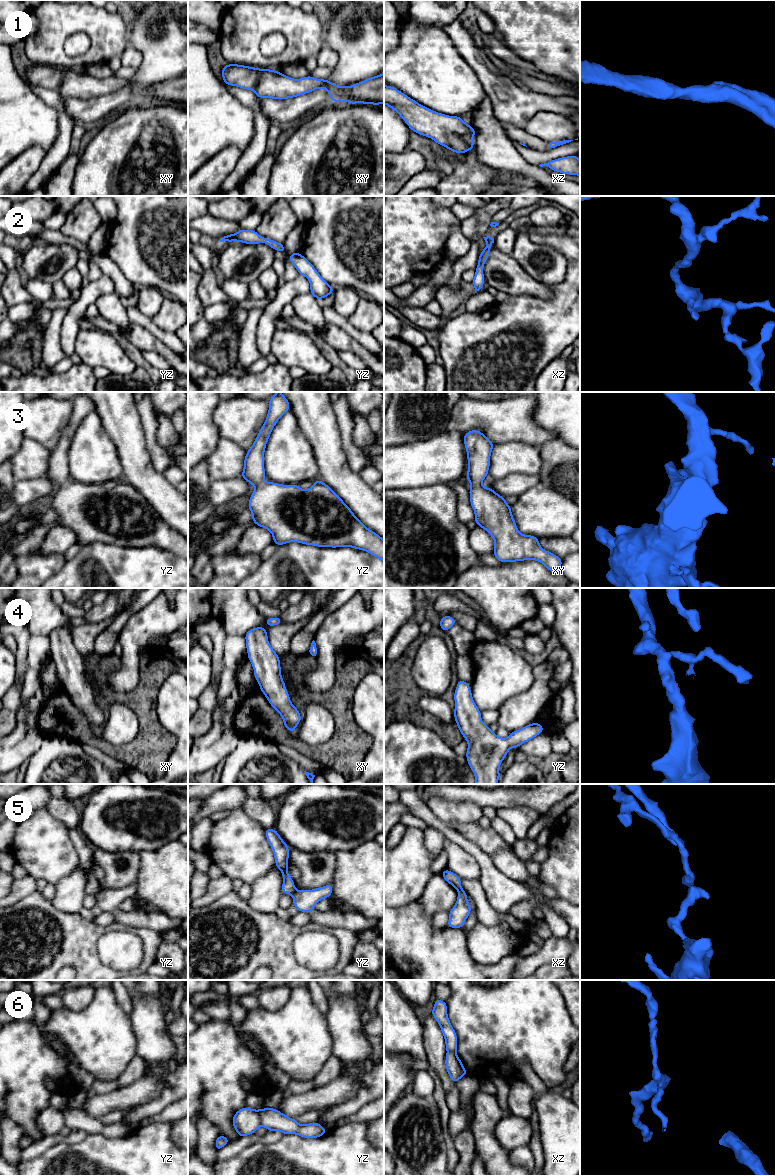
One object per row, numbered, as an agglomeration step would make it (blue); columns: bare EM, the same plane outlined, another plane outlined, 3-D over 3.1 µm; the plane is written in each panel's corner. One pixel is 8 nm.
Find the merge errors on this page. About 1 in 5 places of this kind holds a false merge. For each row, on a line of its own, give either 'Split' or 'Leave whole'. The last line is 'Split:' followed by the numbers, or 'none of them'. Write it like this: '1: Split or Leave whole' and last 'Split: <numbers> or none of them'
1: Leave whole
2: Leave whole
3: Leave whole
4: Leave whole
5: Split
6: Split
Split: 5, 6

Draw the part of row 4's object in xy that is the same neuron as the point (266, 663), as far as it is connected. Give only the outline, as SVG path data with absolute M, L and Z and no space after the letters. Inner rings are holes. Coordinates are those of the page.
M264 627L252 628L244 637L248 660L255 670L254 677L260 690L274 710L281 715L285 728L294 733L302 717L290 701L281 675L280 659L268 642L266 629Z

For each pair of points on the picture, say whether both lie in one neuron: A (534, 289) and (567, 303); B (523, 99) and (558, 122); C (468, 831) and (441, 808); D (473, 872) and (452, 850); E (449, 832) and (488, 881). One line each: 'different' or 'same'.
A: different
B: different
C: different
D: same
E: same

